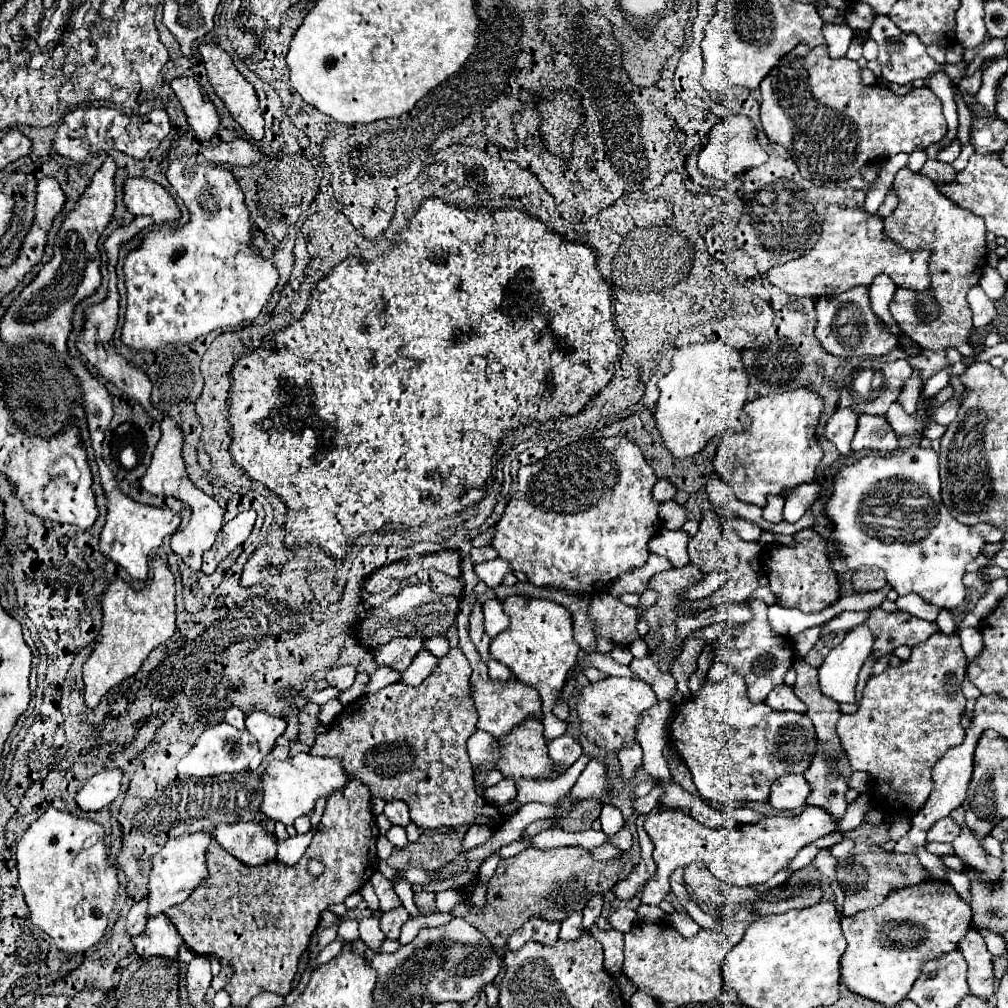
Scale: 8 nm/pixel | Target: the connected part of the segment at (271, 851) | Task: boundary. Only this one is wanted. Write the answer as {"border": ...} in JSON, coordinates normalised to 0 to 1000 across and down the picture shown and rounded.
{"border":[[[256,815],[244,817],[218,817],[210,823],[210,829],[222,843],[234,849],[246,859],[258,859],[274,851],[275,833]]]}

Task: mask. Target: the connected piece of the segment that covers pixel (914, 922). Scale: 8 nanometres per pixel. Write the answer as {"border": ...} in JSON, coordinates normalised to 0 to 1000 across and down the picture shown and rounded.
{"border":[[[921,871],[909,879],[885,883],[875,897],[835,911],[841,935],[833,960],[835,972],[847,986],[889,998],[899,990],[921,952],[950,940],[962,923],[962,913],[962,897],[950,889],[942,875]]]}

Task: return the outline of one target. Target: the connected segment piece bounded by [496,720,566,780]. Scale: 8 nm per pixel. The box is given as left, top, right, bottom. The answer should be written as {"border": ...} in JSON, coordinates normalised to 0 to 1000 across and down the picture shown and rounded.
{"border":[[[524,714],[520,720],[508,724],[496,732],[498,752],[494,756],[494,764],[500,772],[542,772],[544,768],[558,768],[562,762],[554,762],[542,742],[540,720],[534,714]]]}

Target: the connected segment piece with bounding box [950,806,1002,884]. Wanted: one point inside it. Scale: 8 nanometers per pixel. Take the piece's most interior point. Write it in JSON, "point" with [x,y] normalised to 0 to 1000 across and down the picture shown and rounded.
{"point":[960,841]}

